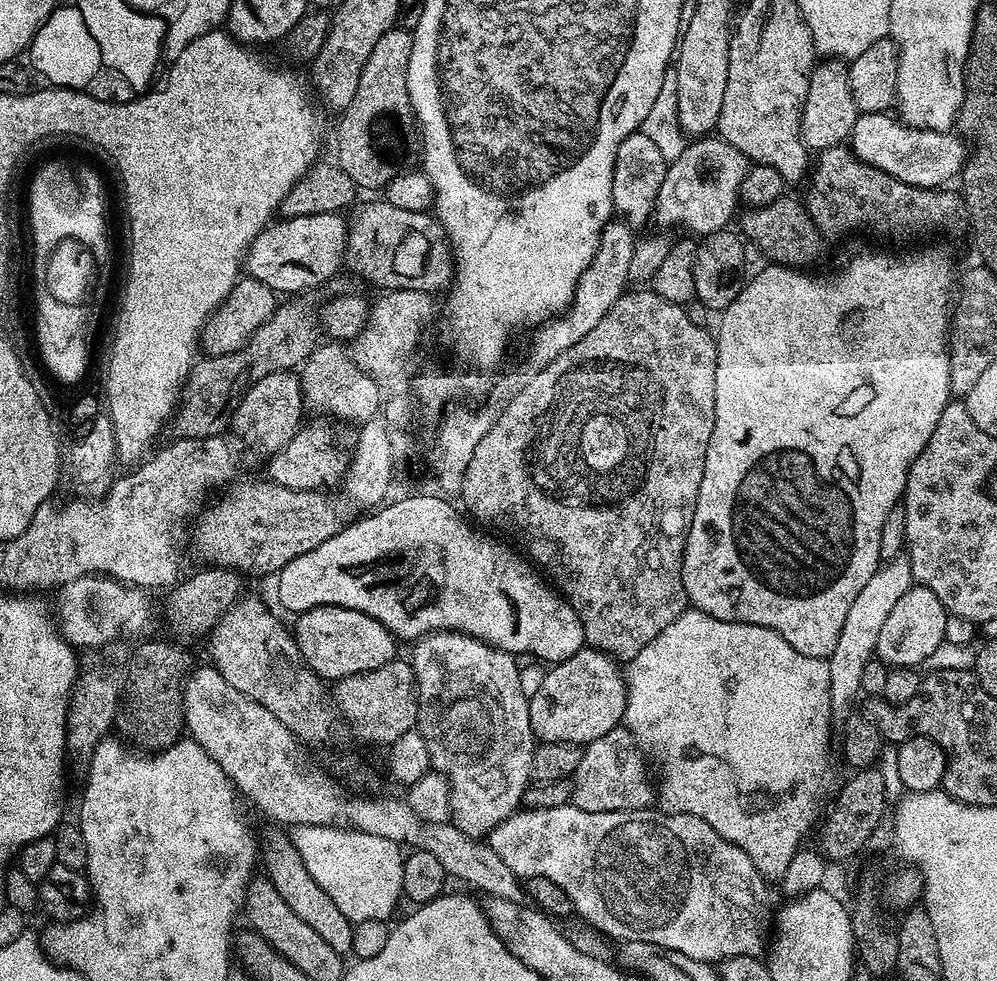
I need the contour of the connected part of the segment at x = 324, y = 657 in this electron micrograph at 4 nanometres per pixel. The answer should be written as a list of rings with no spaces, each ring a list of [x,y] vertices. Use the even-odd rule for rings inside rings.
[[[335,604],[334,606],[318,606],[295,617],[294,643],[299,659],[312,667],[311,671],[321,681],[335,682],[350,674],[378,670],[391,660],[397,659],[397,637],[382,622],[370,618],[370,614],[350,610]]]

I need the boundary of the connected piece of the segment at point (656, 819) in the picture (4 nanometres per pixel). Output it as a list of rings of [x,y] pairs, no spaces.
[[[569,802],[554,810],[534,810],[533,808],[517,810],[510,818],[506,818],[498,827],[488,833],[486,843],[492,847],[494,854],[498,854],[498,858],[502,858],[502,862],[506,862],[506,866],[510,866],[514,875],[521,878],[529,876],[550,878],[550,882],[562,886],[562,890],[566,890],[566,898],[570,898],[573,913],[577,917],[580,915],[586,923],[593,924],[593,926],[588,926],[605,937],[607,937],[606,935],[617,936],[617,941],[620,942],[626,940],[648,942],[659,948],[676,950],[678,954],[686,954],[686,958],[698,958],[709,962],[719,962],[739,956],[759,957],[763,948],[765,951],[764,919],[768,916],[768,892],[764,889],[765,877],[760,875],[754,862],[750,862],[750,858],[741,848],[726,842],[726,838],[718,835],[714,826],[710,826],[710,822],[702,822],[702,818],[697,816],[653,810],[652,808],[639,808],[627,812],[587,812]]]

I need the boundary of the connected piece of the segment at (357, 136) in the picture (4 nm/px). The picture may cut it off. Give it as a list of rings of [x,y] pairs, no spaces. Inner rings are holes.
[[[399,26],[391,28],[378,38],[362,78],[358,78],[358,90],[348,108],[343,109],[340,129],[336,132],[335,163],[356,184],[357,189],[383,190],[395,176],[409,171],[412,164],[421,159],[422,137],[416,123],[416,111],[412,109],[408,93],[408,67],[412,49],[412,32]]]

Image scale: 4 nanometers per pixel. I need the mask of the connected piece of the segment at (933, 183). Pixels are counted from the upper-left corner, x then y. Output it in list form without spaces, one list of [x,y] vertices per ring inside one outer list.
[[[866,112],[857,115],[850,147],[852,153],[862,162],[919,188],[939,188],[947,185],[947,180],[959,177],[964,169],[966,144],[963,139],[947,140],[949,137],[942,132],[928,132],[925,140],[912,140],[913,129],[905,126],[899,119],[893,118],[888,112]]]

